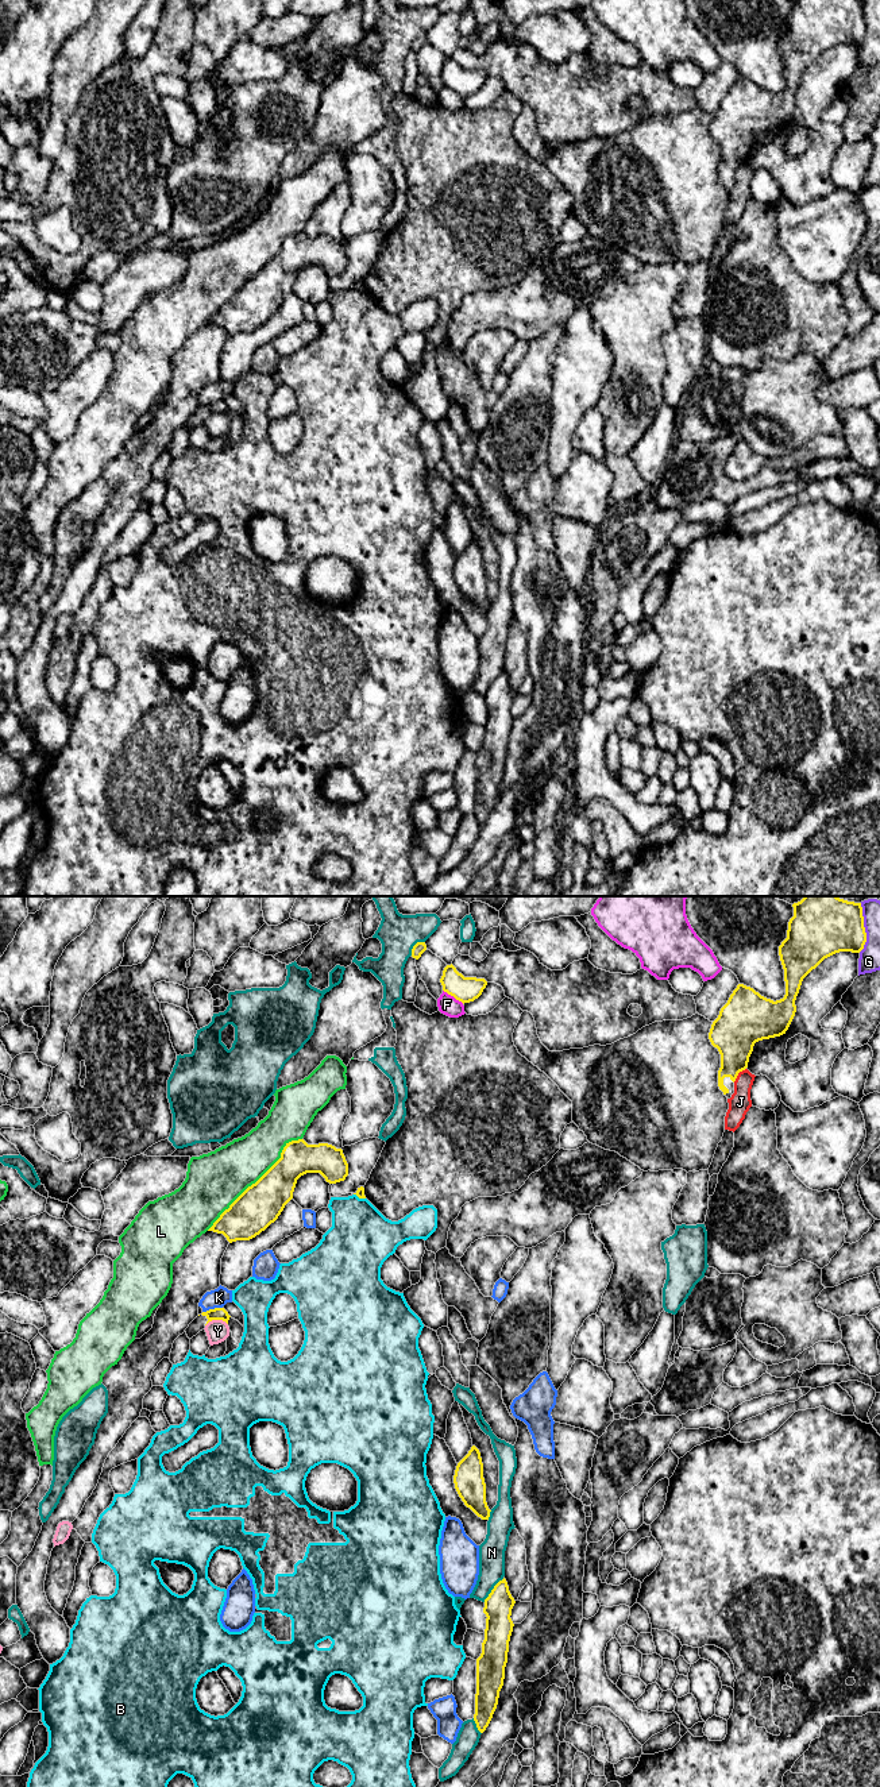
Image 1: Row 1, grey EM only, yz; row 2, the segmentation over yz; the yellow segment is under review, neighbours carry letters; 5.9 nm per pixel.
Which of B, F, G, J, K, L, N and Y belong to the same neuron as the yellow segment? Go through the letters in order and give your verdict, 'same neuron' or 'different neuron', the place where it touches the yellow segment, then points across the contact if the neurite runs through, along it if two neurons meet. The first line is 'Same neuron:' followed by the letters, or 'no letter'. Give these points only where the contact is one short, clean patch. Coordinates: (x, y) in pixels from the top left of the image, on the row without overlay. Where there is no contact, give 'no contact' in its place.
Same neuron: Y
B: different neuron | yz (359, 290)
F: different neuron | yz (454, 89)
G: different neuron | yz (864, 23)
J: different neuron | yz (737, 168)
K: different neuron | yz (212, 402)
L: different neuron | yz (257, 274)
N: different neuron | yz (493, 682)
Y: same neuron | yz (216, 412)

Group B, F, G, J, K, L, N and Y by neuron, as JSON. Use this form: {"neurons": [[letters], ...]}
{"neurons": [["B"], ["F"], ["G"], ["J"], ["K"], ["L"], ["N"], ["Y"]]}

